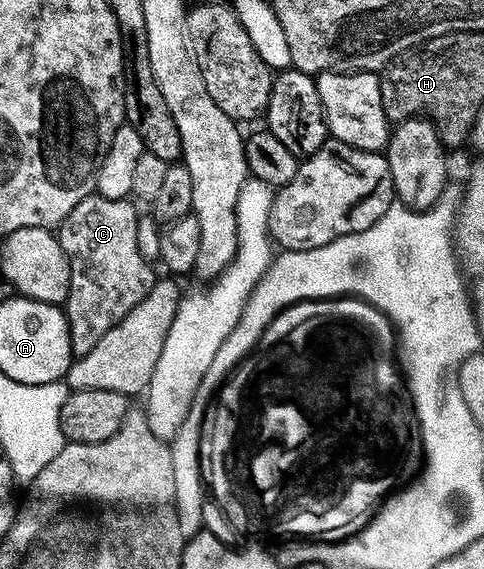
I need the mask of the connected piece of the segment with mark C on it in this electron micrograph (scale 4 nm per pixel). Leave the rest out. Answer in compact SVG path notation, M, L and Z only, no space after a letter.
M97 193L86 195L79 204L65 217L57 228L59 244L69 257L69 293L65 304L71 354L78 357L87 355L113 325L117 325L141 301L145 301L147 291L153 289L157 275L151 272L152 264L141 257L137 247L137 227L141 218L135 212L136 204L130 198L110 199Z

